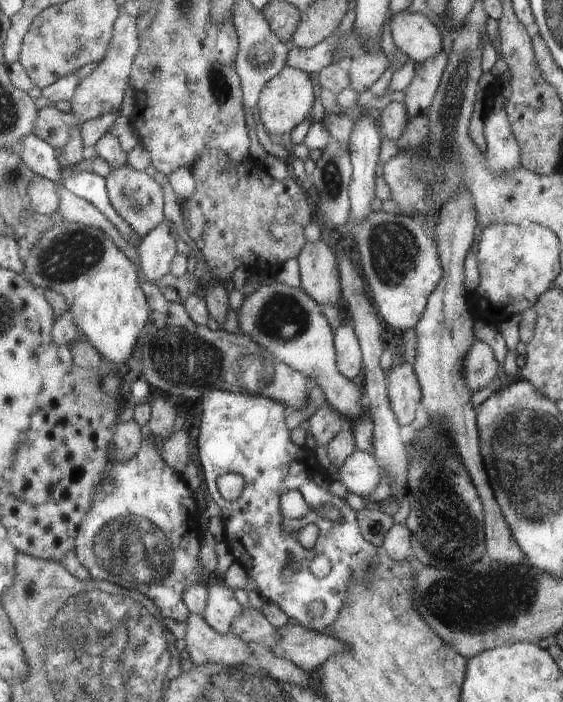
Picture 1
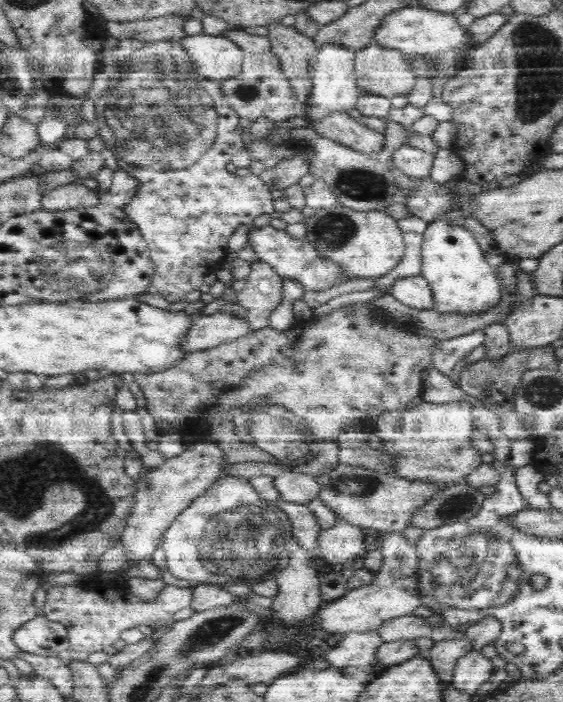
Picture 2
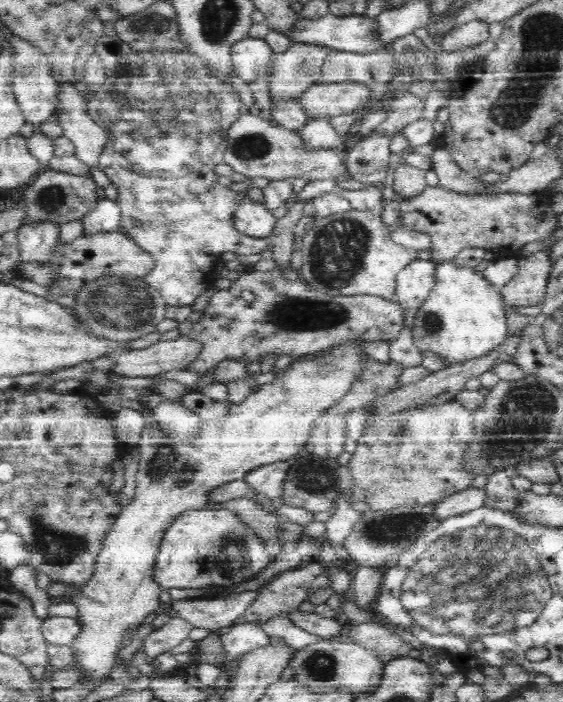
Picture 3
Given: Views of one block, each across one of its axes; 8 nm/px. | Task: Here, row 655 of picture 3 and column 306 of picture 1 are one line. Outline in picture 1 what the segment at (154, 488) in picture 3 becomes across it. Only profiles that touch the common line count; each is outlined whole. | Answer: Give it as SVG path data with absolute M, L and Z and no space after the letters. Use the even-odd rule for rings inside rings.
M285 66L280 73L272 78L262 90L259 99L260 123L270 135L284 136L290 134L312 110L314 106L314 88L310 84L310 78L302 70Z

